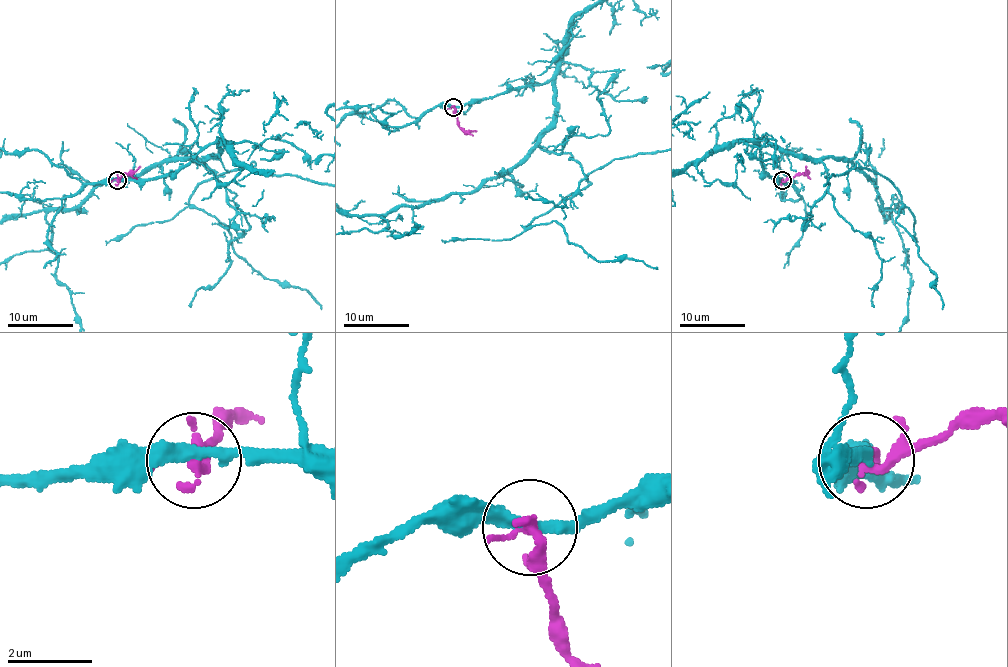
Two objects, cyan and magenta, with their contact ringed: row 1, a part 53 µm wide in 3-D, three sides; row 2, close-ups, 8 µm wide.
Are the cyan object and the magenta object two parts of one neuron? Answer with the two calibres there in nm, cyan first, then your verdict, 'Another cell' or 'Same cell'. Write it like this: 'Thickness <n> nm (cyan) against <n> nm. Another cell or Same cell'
Thickness 300 nm (cyan) against 280 nm. Another cell

